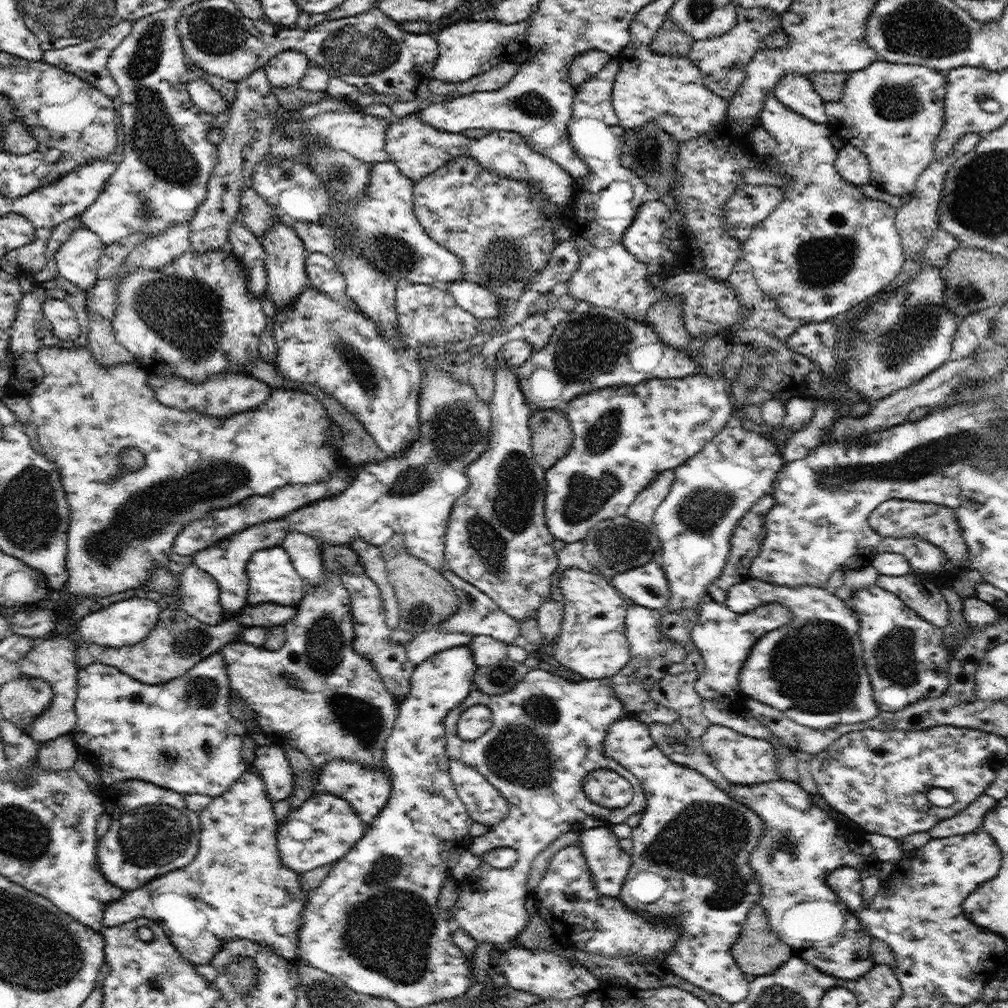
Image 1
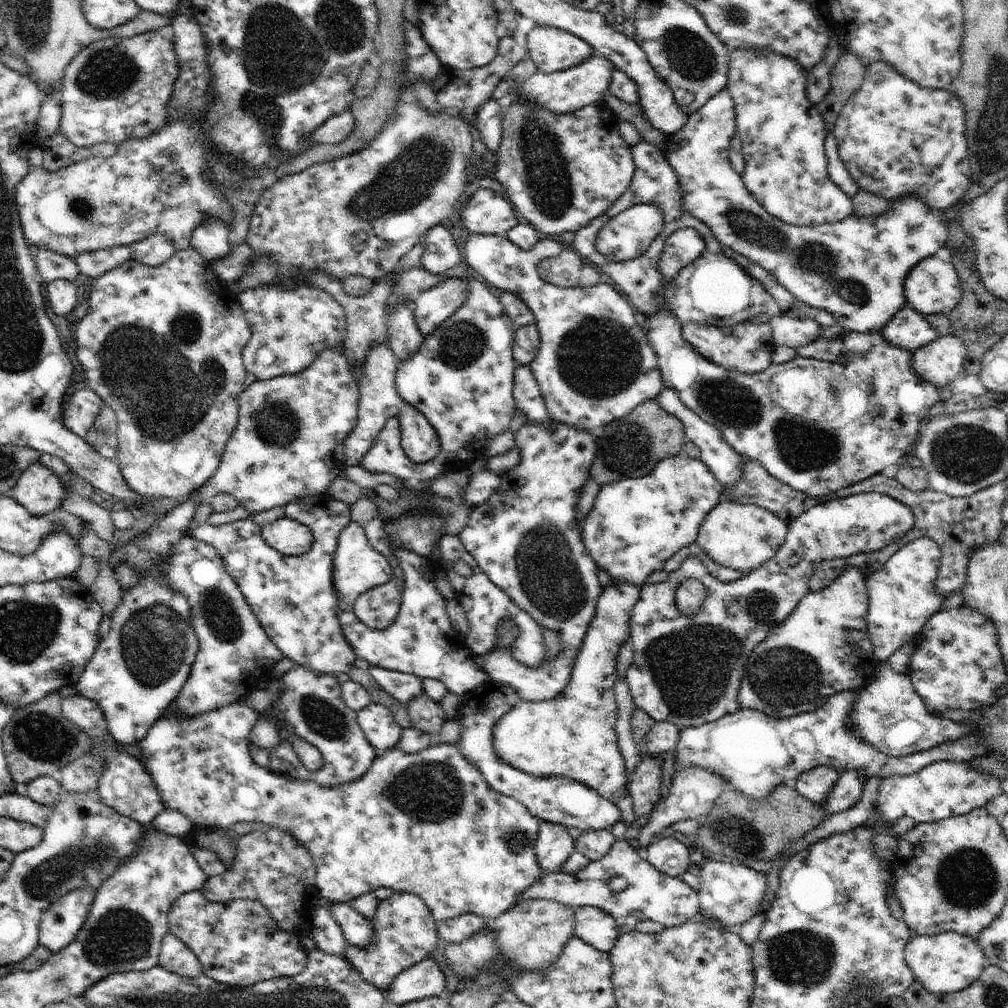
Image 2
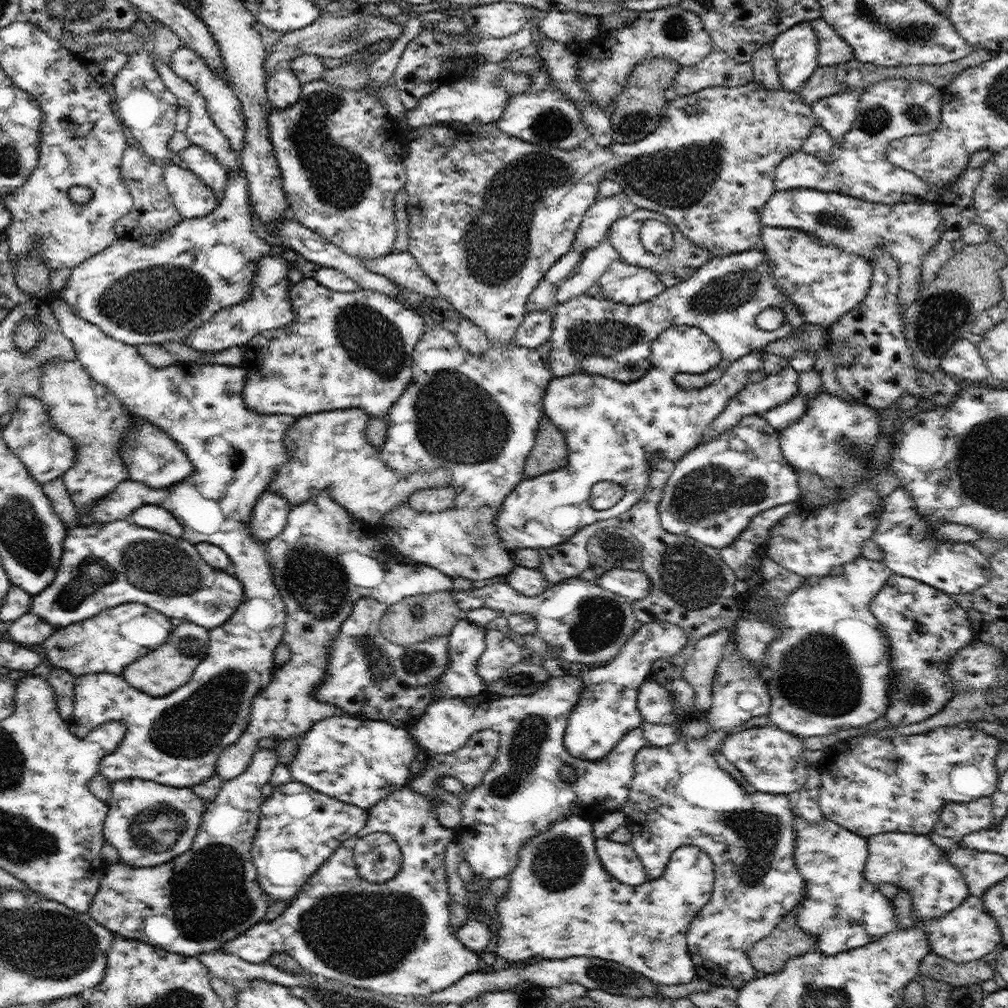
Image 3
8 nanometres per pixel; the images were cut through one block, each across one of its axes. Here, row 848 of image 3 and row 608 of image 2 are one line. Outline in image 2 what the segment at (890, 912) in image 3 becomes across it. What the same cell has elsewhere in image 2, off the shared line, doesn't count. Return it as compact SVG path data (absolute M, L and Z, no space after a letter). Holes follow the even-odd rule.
M848 566L838 578L828 588L820 590L820 592L810 591L804 598L800 599L798 606L790 613L790 616L772 631L772 634L768 634L768 638L764 642L760 642L752 654L748 657L746 661L746 670L744 671L744 676L740 681L740 688L738 692L738 702L740 704L740 709L756 709L764 714L772 716L772 718L778 718L778 720L784 720L784 718L790 718L802 713L814 712L818 710L832 694L838 694L842 690L862 690L867 687L876 677L875 669L879 666L880 661L876 656L874 656L872 648L872 640L868 636L868 624L866 624L866 615L869 608L869 594L867 586L865 583L865 578L860 572L860 568L856 566Z

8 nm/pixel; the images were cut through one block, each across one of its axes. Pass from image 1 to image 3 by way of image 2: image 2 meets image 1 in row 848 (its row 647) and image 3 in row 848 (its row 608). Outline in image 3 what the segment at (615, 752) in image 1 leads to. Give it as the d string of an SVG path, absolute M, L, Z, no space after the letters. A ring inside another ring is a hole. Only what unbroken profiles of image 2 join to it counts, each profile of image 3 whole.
M732 634L729 636L727 643L725 644L725 653L722 655L722 660L718 663L717 673L712 681L712 702L709 710L703 714L707 720L714 727L714 731L710 731L705 737L699 738L681 738L678 742L671 744L669 747L659 747L652 744L646 745L643 749L640 749L635 756L635 773L632 780L632 786L630 790L629 800L634 803L634 810L632 814L627 815L627 824L629 831L632 833L629 844L632 849L635 850L639 859L644 865L647 880L656 880L663 875L663 869L666 868L671 854L678 848L685 845L694 845L708 853L708 856L712 859L715 868L715 879L713 884L713 890L711 891L711 897L708 903L704 905L701 912L695 916L690 926L687 928L687 947L690 953L692 962L697 972L698 977L707 978L707 980L716 986L731 986L736 990L740 990L746 983L749 983L752 979L756 978L757 970L752 966L749 961L747 952L754 946L755 942L768 936L776 924L778 924L784 915L788 915L790 912L795 911L800 904L802 904L802 898L804 896L803 890L805 884L796 866L794 860L794 851L796 848L796 827L795 827L795 810L792 804L791 795L782 794L770 794L765 792L754 791L754 794L748 794L748 791L744 790L730 773L723 770L714 758L714 753L719 751L722 746L723 740L726 736L731 735L735 730L740 730L742 724L750 718L756 718L756 716L764 716L769 713L771 707L771 696L767 687L767 675L760 674L755 671L752 665L749 665L741 657L741 654L737 651L737 642Z

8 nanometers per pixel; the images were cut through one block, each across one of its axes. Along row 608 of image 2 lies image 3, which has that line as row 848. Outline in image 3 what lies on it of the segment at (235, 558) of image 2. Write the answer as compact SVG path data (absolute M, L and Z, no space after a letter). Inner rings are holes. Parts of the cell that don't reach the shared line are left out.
M295 781L274 787L272 796L265 798L262 803L260 814L258 831L252 841L250 852L258 873L257 881L269 896L270 902L276 900L289 902L294 898L324 861L340 847L340 844L364 829L368 816L366 809L341 802Z

